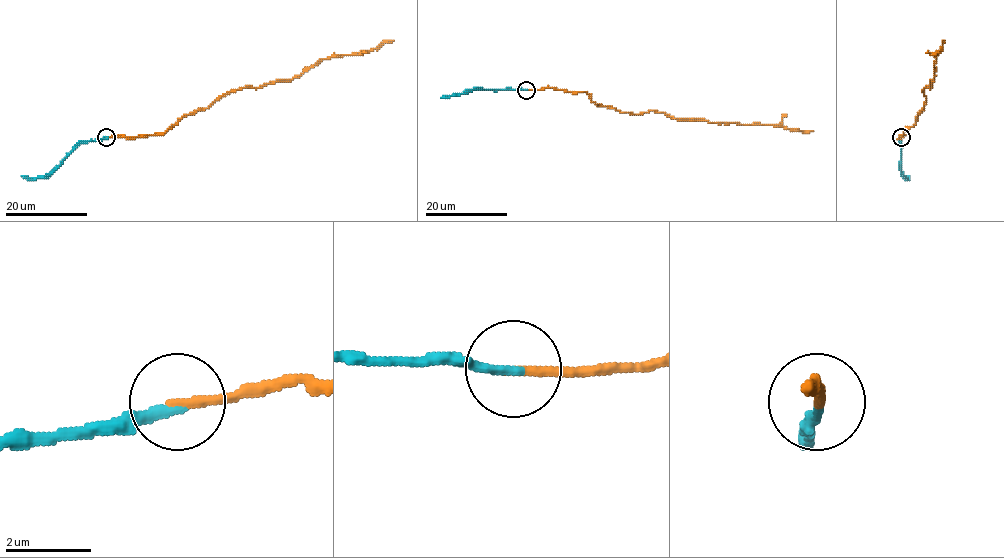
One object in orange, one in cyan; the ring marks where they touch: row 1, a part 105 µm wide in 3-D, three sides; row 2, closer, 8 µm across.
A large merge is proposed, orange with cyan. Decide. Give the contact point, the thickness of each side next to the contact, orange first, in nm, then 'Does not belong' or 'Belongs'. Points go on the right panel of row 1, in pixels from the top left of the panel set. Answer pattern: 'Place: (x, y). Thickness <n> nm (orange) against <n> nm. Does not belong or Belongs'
Place: (901, 137). Thickness 240 nm (orange) against 240 nm. Belongs

